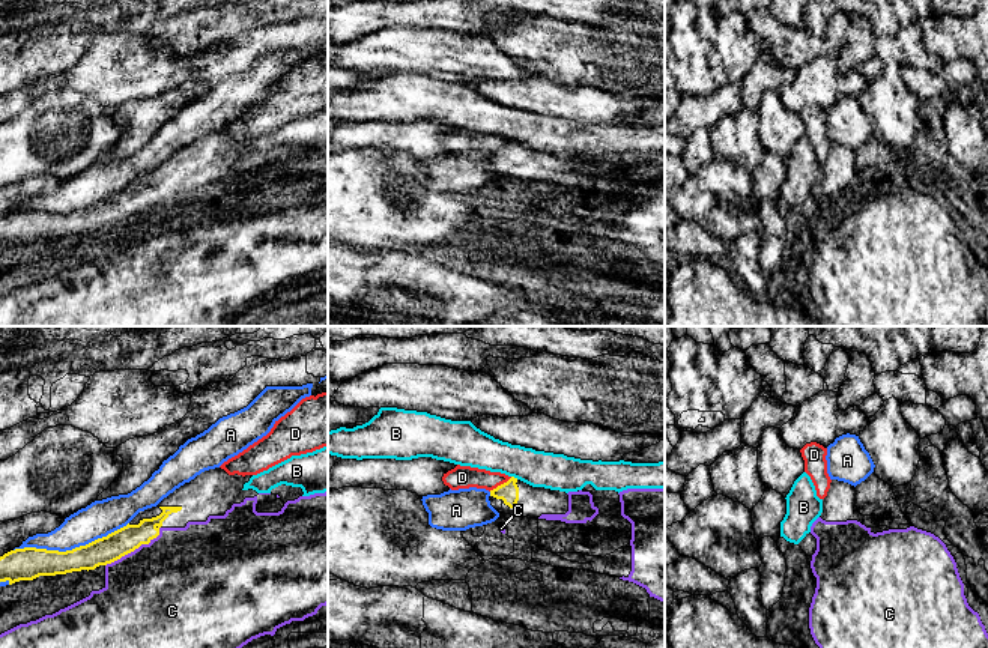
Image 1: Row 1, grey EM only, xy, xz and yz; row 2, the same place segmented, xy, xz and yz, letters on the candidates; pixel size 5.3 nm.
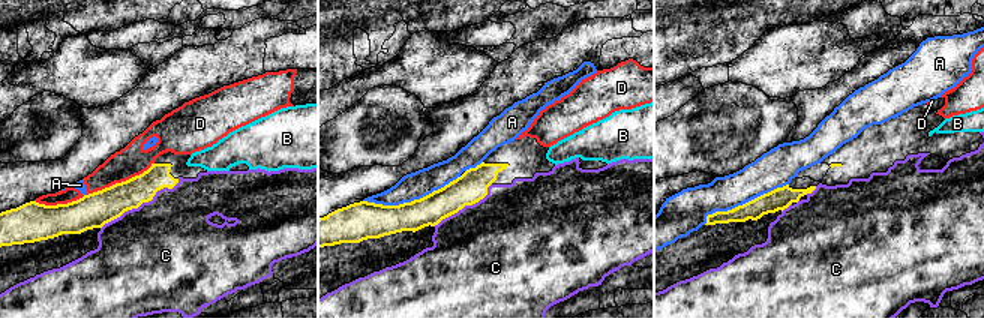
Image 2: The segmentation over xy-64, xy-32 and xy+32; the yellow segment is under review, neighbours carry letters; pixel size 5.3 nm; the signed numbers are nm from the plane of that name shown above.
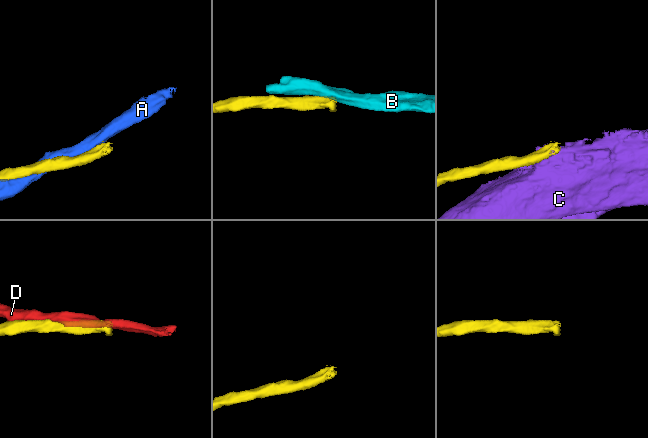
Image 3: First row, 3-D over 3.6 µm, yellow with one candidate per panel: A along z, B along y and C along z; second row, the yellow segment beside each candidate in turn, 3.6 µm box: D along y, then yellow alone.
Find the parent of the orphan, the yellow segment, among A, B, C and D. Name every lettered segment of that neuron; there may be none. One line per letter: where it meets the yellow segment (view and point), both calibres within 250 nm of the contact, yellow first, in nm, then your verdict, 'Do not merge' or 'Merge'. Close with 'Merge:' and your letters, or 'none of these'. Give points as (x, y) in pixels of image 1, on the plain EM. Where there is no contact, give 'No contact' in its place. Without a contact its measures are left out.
A: Touches yellow at xy (72, 212). Thickness 170 nm (yellow) against 190 nm. Do not merge
B: Touches yellow at xz (513, 140). Thickness 110 nm (yellow) against 190 nm. Do not merge
C: Touches yellow at xy (136, 211). Thickness 150 nm (yellow) against 480 nm. Do not merge
D: Touches yellow at xz (501, 148). Thickness 110 nm (yellow) against 130 nm. Do not merge
Merge: none of these

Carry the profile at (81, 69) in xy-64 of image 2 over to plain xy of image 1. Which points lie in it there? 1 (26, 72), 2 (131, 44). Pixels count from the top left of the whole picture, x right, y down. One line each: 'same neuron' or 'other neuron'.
1: other neuron
2: same neuron

